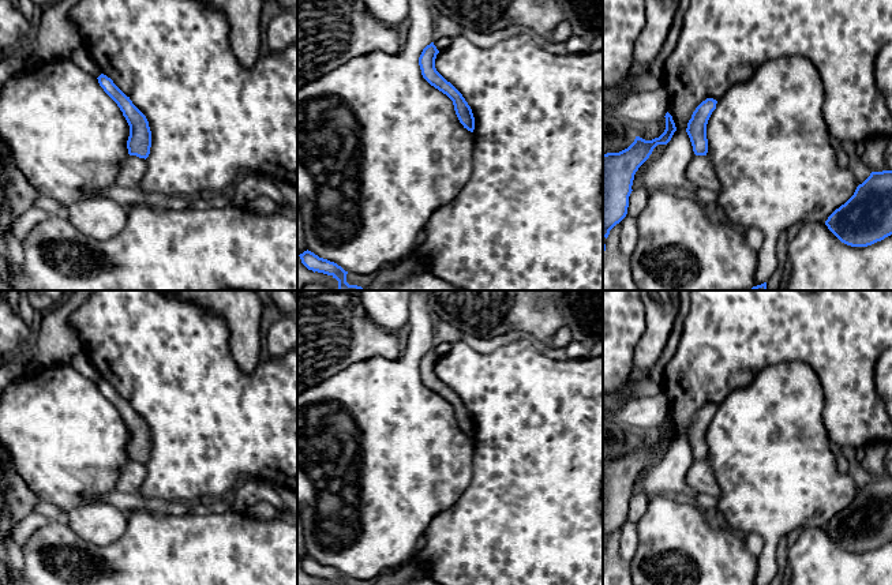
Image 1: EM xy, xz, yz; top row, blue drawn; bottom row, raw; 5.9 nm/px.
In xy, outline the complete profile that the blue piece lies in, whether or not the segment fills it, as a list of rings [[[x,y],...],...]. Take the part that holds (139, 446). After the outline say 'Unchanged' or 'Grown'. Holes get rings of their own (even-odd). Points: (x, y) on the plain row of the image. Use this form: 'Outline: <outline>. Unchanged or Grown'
Outline: [[[101,379],[98,383],[100,391],[117,409],[123,421],[130,431],[130,442],[127,454],[130,461],[147,464],[151,453],[151,436],[146,421],[132,409],[110,383]]]. Unchanged

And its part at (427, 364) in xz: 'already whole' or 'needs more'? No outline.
already whole

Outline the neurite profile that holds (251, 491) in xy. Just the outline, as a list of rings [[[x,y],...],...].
[[[244,479],[244,481],[236,487],[231,500],[231,510],[236,513],[247,511],[251,506],[263,500],[271,503],[280,517],[282,517],[286,510],[286,505],[278,495],[277,488],[263,480]]]

